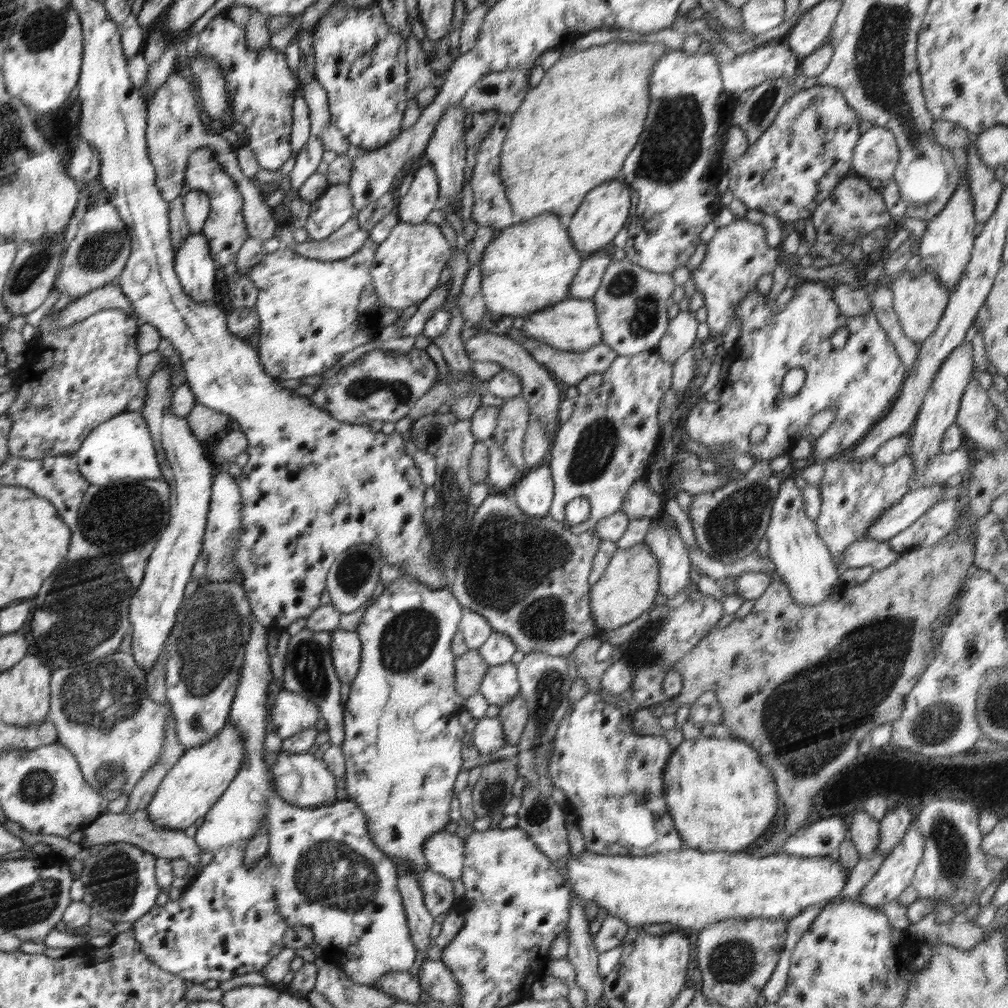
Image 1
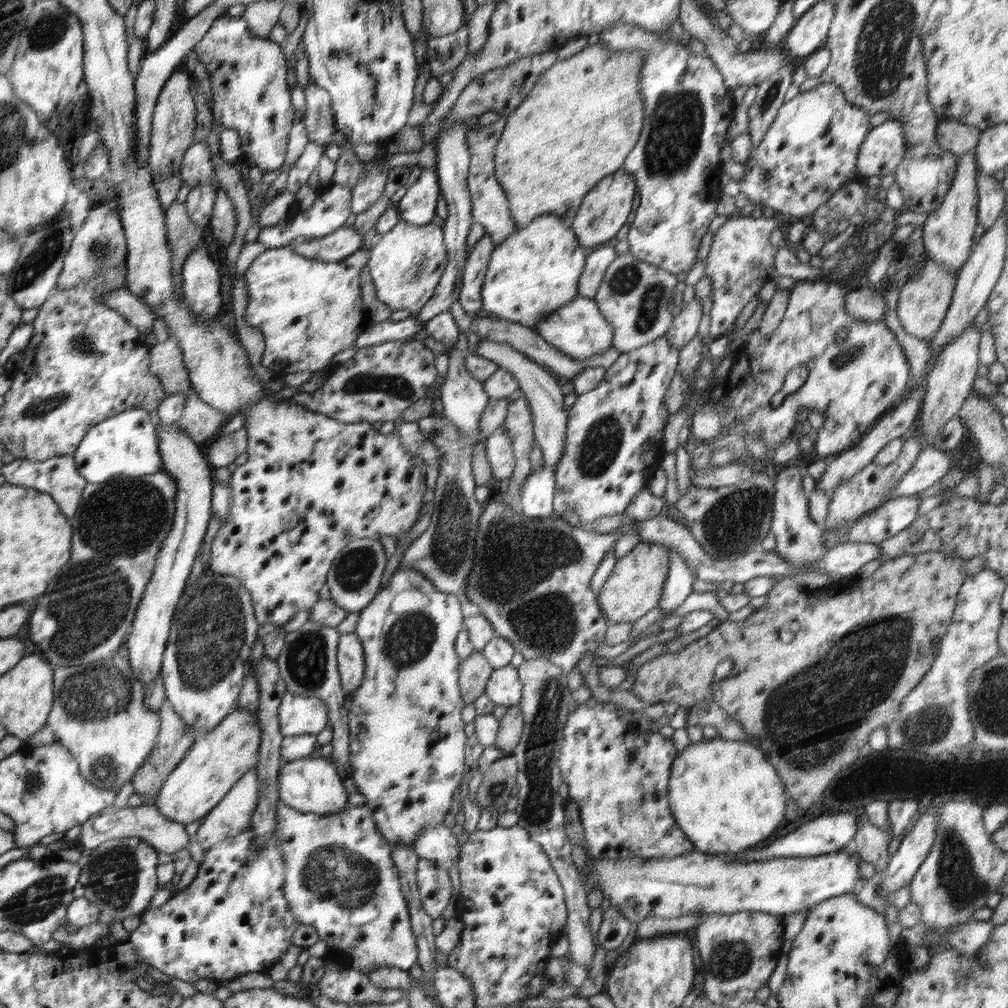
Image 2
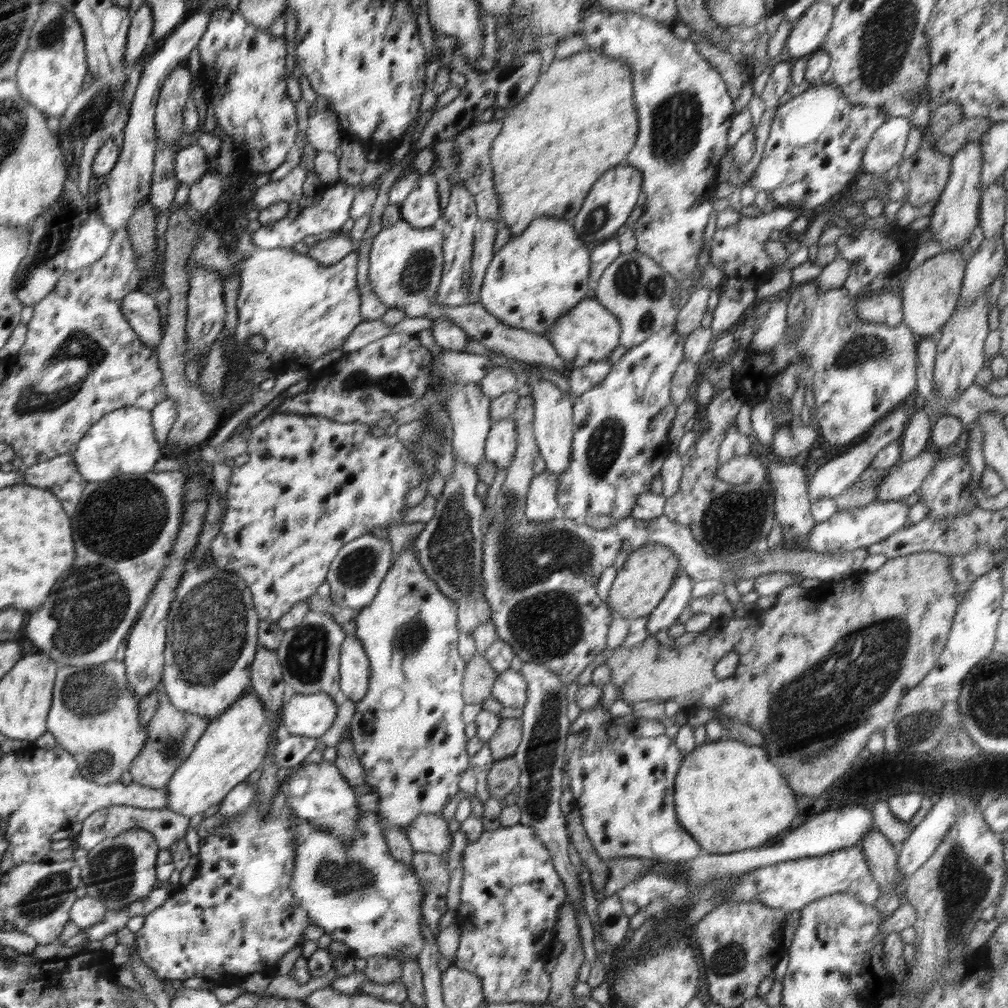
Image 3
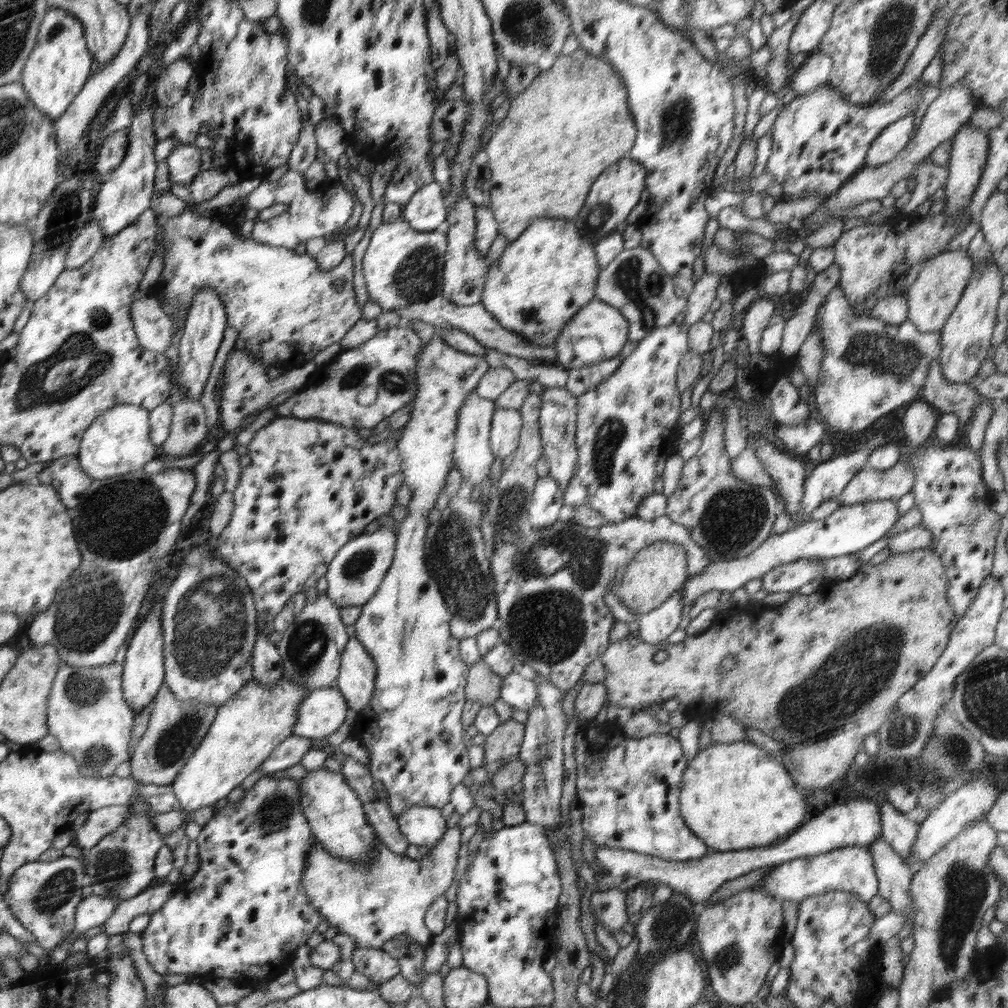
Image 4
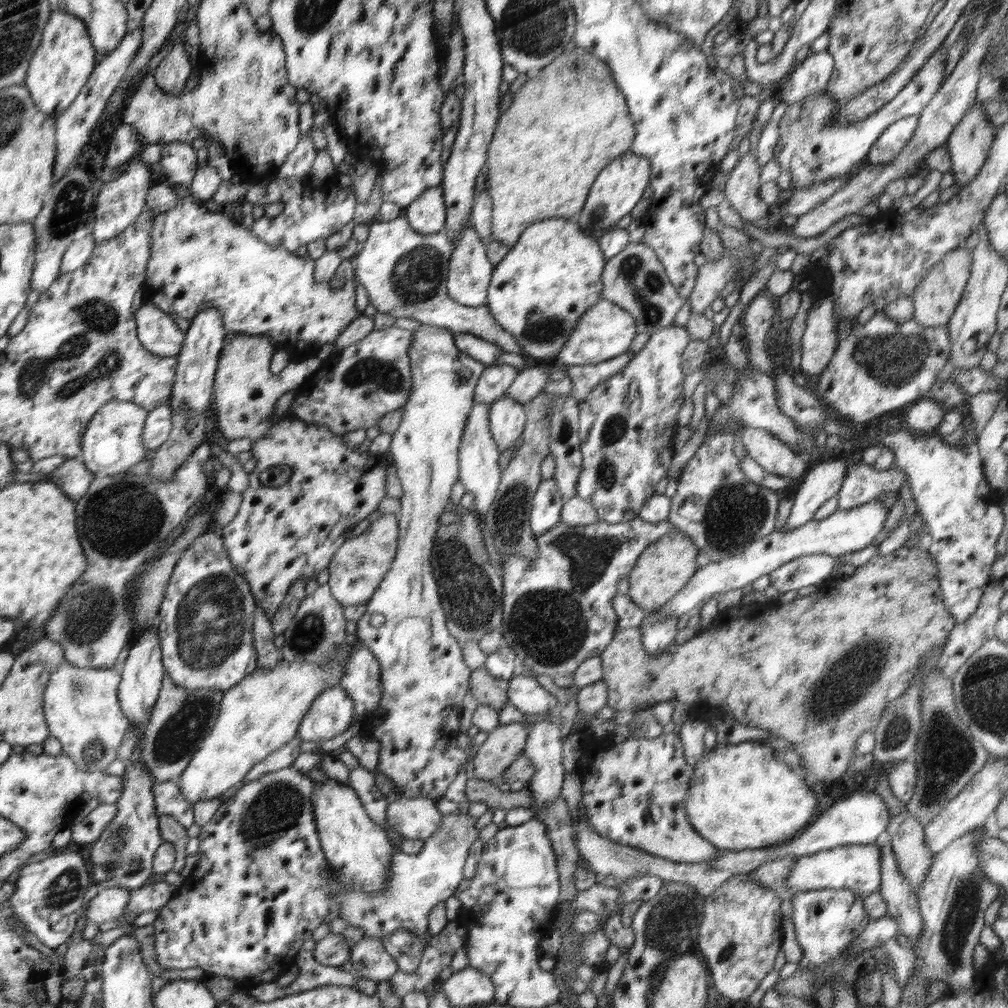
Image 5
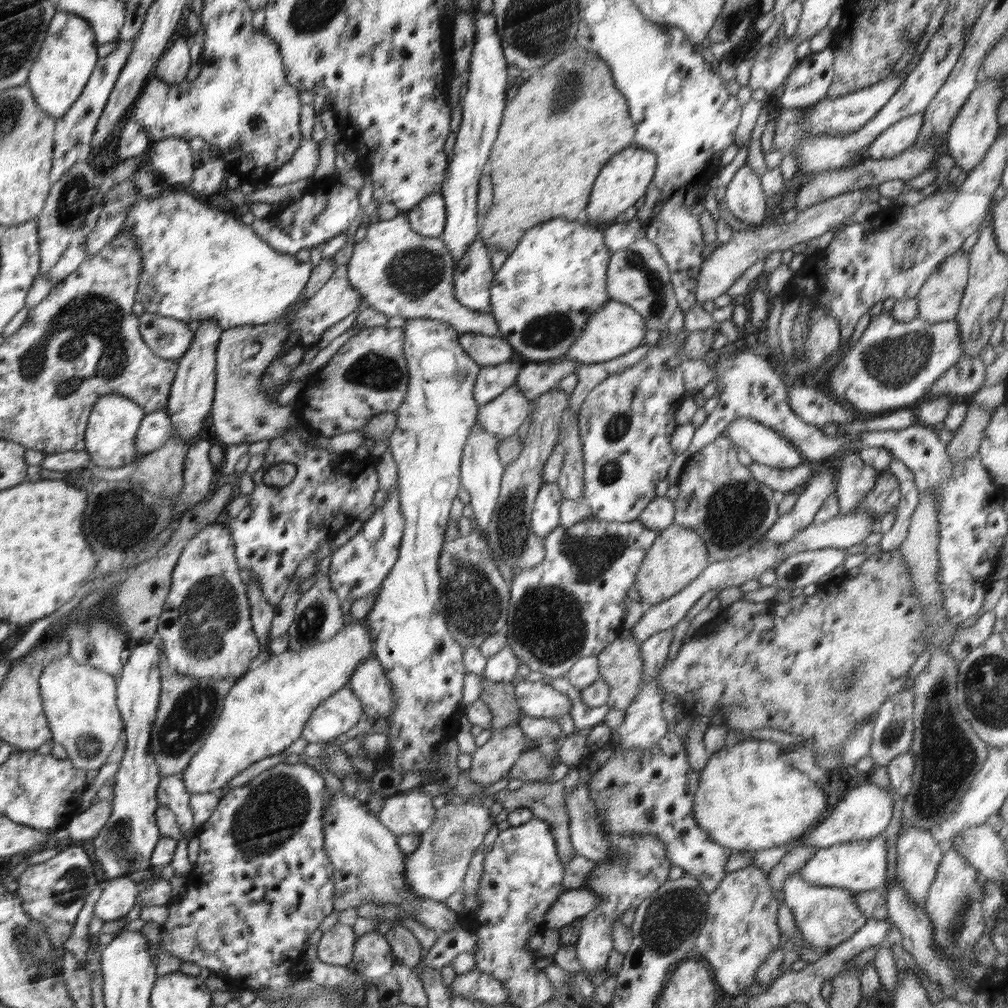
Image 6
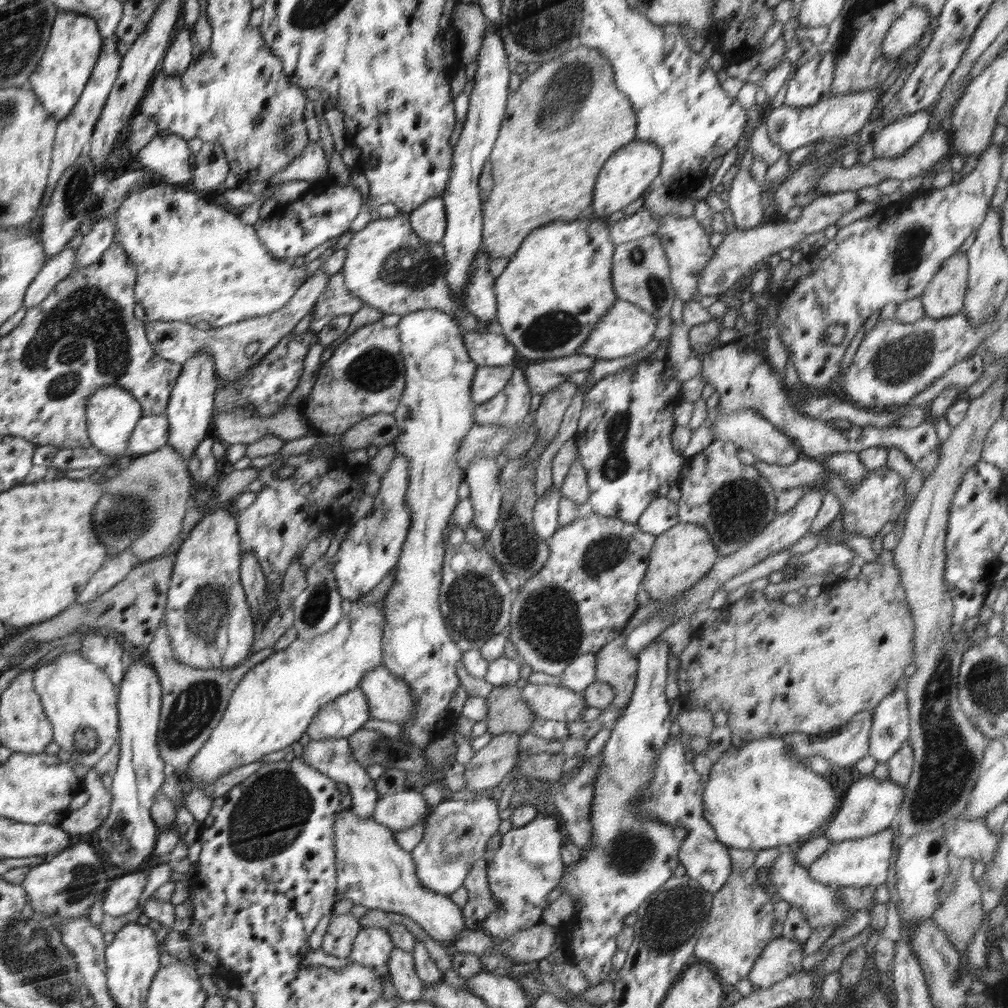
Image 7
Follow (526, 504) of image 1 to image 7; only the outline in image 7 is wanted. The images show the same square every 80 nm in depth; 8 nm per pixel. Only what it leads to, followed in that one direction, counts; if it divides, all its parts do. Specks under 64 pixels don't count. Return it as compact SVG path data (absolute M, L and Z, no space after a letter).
M552 487L542 498L537 499L533 512L533 527L540 539L549 541L560 528L558 517L561 497L560 490Z

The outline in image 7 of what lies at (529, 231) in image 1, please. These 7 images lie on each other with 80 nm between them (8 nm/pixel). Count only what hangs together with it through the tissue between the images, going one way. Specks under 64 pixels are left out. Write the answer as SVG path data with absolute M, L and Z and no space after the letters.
M587 216L581 217L576 221L558 220L546 225L540 225L536 232L532 231L517 248L514 256L509 259L506 270L495 279L495 299L497 304L496 313L496 330L500 331L510 344L516 347L520 356L524 356L526 360L552 360L568 355L574 355L577 348L587 340L596 323L603 318L604 315L614 306L618 300L614 287L612 287L612 257L615 251L615 244L610 240L610 225L604 220L589 220Z

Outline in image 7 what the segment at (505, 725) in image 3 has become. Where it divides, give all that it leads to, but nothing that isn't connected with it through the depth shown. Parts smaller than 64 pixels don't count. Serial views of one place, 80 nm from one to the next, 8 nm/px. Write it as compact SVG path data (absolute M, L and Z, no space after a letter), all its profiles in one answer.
M503 732L494 735L492 740L478 750L468 764L464 766L466 787L472 792L488 790L498 786L502 778L514 768L520 757L518 751L518 733Z

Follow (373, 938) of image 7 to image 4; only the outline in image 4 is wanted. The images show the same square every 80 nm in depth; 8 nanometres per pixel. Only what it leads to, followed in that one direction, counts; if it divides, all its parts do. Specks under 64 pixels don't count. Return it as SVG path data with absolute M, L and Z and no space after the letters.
M357 948L351 958L356 971L379 984L394 978L400 970L399 962L380 948Z

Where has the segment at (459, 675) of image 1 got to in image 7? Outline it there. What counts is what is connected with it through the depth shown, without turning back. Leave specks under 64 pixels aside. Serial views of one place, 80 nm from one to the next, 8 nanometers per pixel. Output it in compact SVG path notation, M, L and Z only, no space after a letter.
M515 685L492 688L487 701L487 731L493 735L503 732L526 734L535 714L522 700L522 692Z

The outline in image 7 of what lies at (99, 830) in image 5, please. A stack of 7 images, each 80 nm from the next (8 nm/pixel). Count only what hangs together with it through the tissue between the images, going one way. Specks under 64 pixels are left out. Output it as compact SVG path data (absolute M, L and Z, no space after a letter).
M94 767L88 770L84 782L87 784L85 792L90 799L78 810L73 810L59 827L70 834L94 834L102 825L111 809L112 795L107 791L101 781L101 776L94 772Z

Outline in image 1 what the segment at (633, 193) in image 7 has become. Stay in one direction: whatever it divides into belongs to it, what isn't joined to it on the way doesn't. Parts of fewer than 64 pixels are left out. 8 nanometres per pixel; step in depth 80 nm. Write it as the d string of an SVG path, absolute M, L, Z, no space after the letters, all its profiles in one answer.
M610 180L604 182L585 196L582 205L577 209L576 214L567 228L573 247L584 256L584 258L596 253L597 250L610 244L620 230L624 229L624 224L630 216L631 198L633 190L628 187L628 183L620 180Z

